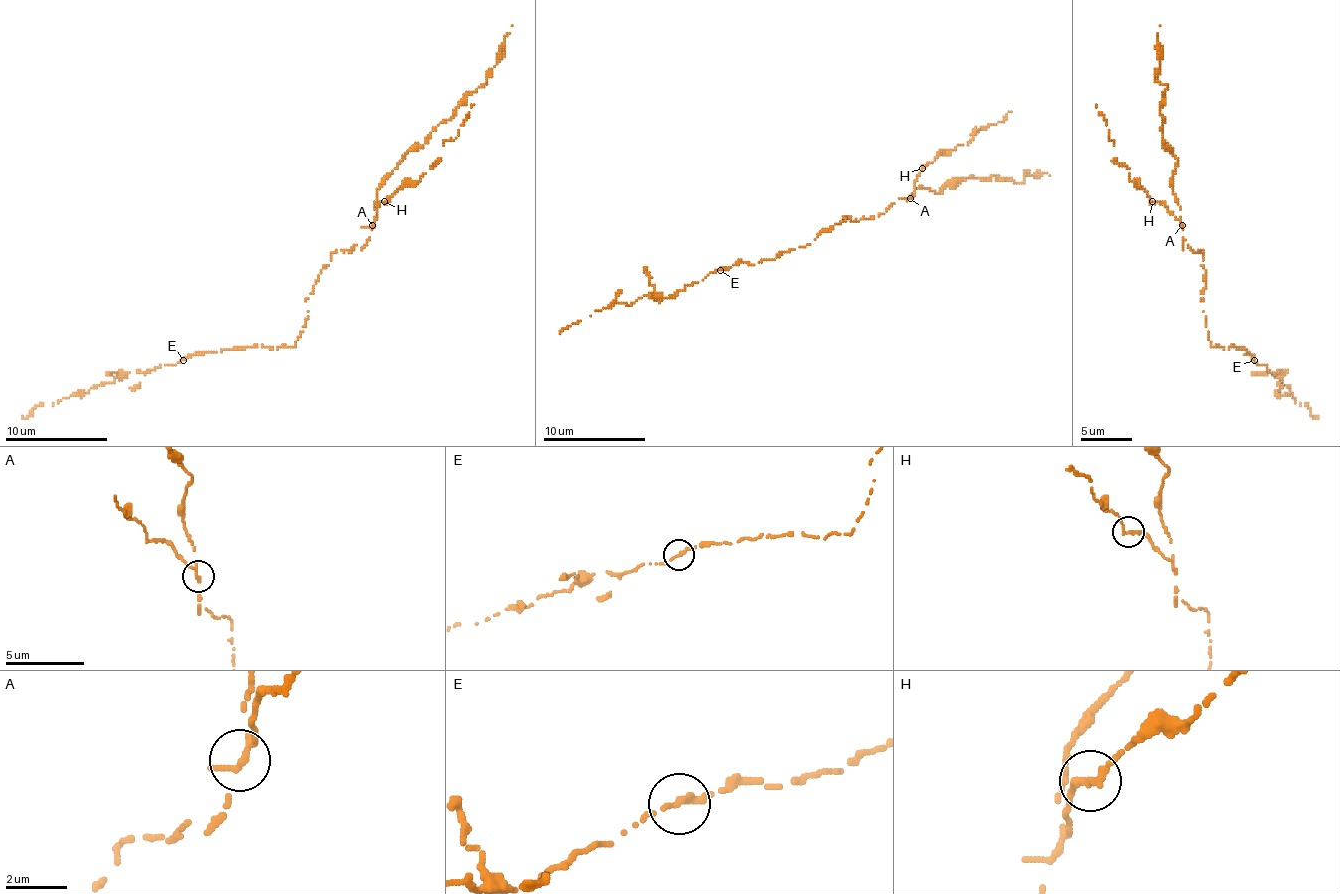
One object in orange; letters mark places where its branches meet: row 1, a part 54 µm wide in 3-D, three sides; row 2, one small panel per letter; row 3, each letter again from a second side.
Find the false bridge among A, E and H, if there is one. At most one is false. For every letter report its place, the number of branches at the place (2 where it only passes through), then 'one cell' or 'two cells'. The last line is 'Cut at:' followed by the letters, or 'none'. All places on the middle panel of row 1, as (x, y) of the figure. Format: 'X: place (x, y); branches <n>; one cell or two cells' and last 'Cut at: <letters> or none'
A: place (910, 198); branches 2; two cells
E: place (720, 270); branches 2; one cell
H: place (922, 168); branches 2; one cell
Cut at: A

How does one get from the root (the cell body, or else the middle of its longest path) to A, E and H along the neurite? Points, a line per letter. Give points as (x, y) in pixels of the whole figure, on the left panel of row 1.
A: (308, 298), (331, 255), (336, 250), (349, 252), (356, 245), (362, 247), (372, 224)
E: (308, 298), (305, 301), (308, 319), (293, 347), (254, 344), (221, 352), (196, 352), (183, 360)
H: (308, 298), (336, 250), (349, 252), (367, 242), (377, 219), (377, 207), (384, 201)

